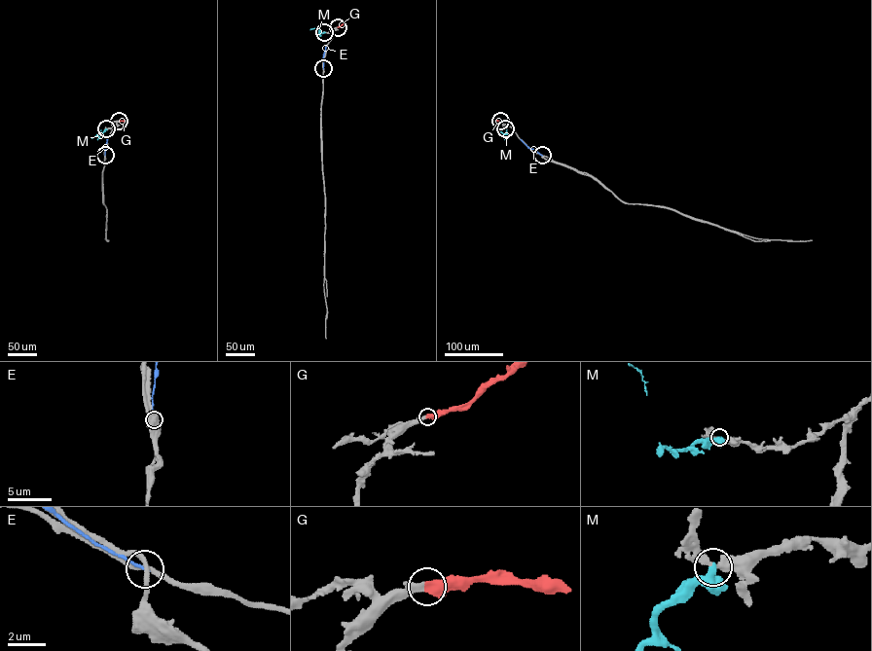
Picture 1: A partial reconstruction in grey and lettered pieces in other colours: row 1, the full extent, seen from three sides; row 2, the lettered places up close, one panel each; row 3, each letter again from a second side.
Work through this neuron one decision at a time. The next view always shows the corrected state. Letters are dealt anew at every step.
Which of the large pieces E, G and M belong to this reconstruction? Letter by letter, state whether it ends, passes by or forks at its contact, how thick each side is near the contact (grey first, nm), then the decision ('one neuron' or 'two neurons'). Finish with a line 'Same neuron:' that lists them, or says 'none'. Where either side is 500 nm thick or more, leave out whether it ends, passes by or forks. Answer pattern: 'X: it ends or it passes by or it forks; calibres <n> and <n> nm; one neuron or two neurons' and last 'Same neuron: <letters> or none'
E: it ends; calibres 240 and 130 nm; two neurons
G: calibres 320 and 550 nm; one neuron
M: it passes by; calibres 320 and 320 nm; two neurons
Same neuron: G

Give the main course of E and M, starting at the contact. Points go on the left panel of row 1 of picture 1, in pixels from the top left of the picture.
E: (105, 155), (107, 139)
M: (106, 128), (99, 136), (91, 138)

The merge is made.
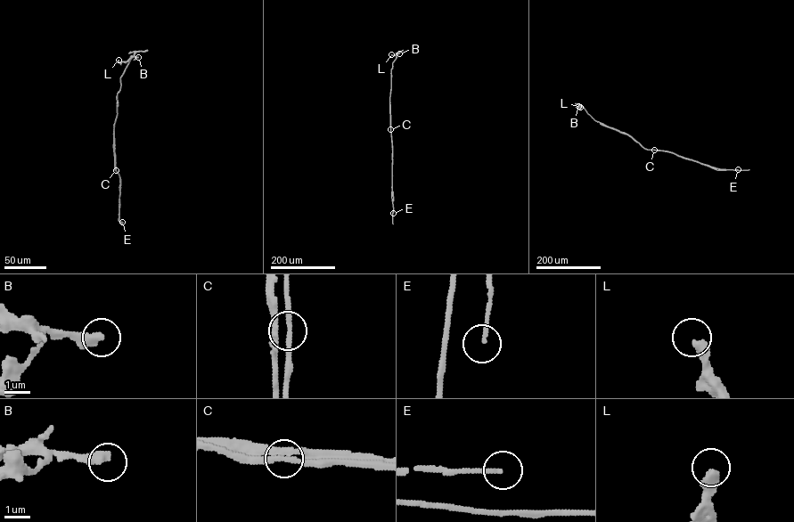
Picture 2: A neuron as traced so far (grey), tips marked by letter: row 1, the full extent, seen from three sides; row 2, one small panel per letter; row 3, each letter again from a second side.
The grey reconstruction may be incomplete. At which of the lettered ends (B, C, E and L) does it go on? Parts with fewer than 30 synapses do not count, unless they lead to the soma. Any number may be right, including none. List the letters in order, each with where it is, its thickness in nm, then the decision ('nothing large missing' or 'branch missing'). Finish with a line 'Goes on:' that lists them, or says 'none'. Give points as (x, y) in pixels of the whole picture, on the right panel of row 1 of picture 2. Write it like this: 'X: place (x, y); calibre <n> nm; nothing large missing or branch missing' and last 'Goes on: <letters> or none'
B: place (578, 106); calibre 360 nm; nothing large missing
C: place (654, 150); calibre 190 nm; nothing large missing
E: place (738, 169); calibre 140 nm; nothing large missing
L: place (580, 107); calibre 400 nm; branch missing
Goes on: L

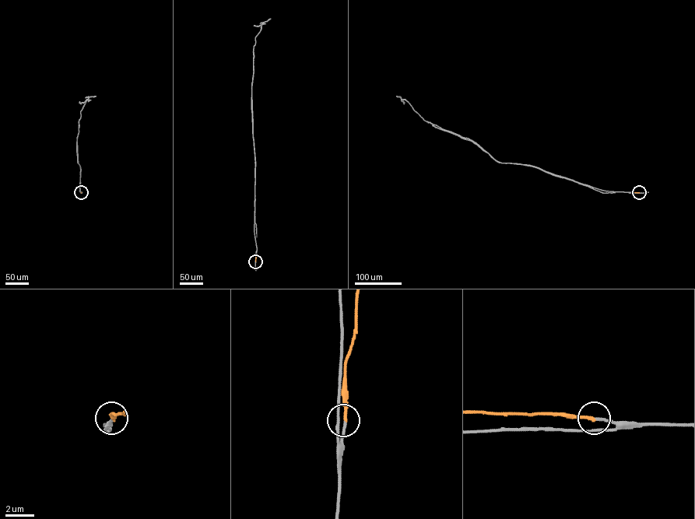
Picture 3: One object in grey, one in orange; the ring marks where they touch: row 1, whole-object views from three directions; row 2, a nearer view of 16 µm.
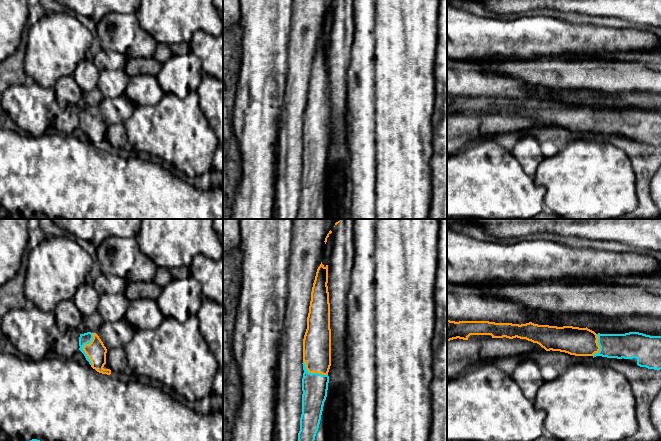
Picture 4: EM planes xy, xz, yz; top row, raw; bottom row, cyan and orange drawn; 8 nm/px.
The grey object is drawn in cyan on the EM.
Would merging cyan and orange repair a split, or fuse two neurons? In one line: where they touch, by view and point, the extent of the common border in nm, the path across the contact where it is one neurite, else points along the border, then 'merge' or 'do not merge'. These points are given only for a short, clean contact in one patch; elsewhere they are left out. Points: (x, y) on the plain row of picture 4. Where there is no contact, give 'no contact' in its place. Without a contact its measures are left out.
contact xy (82, 124); length 260 nm; way xy (86, 114), (86, 119), (82, 124), (92, 124), (96, 127); merge

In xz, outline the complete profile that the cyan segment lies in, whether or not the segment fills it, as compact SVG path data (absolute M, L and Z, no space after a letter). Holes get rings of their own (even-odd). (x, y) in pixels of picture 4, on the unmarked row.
M321 38L311 68L303 115L302 190L297 219L314 219L327 173L331 142L328 41Z

